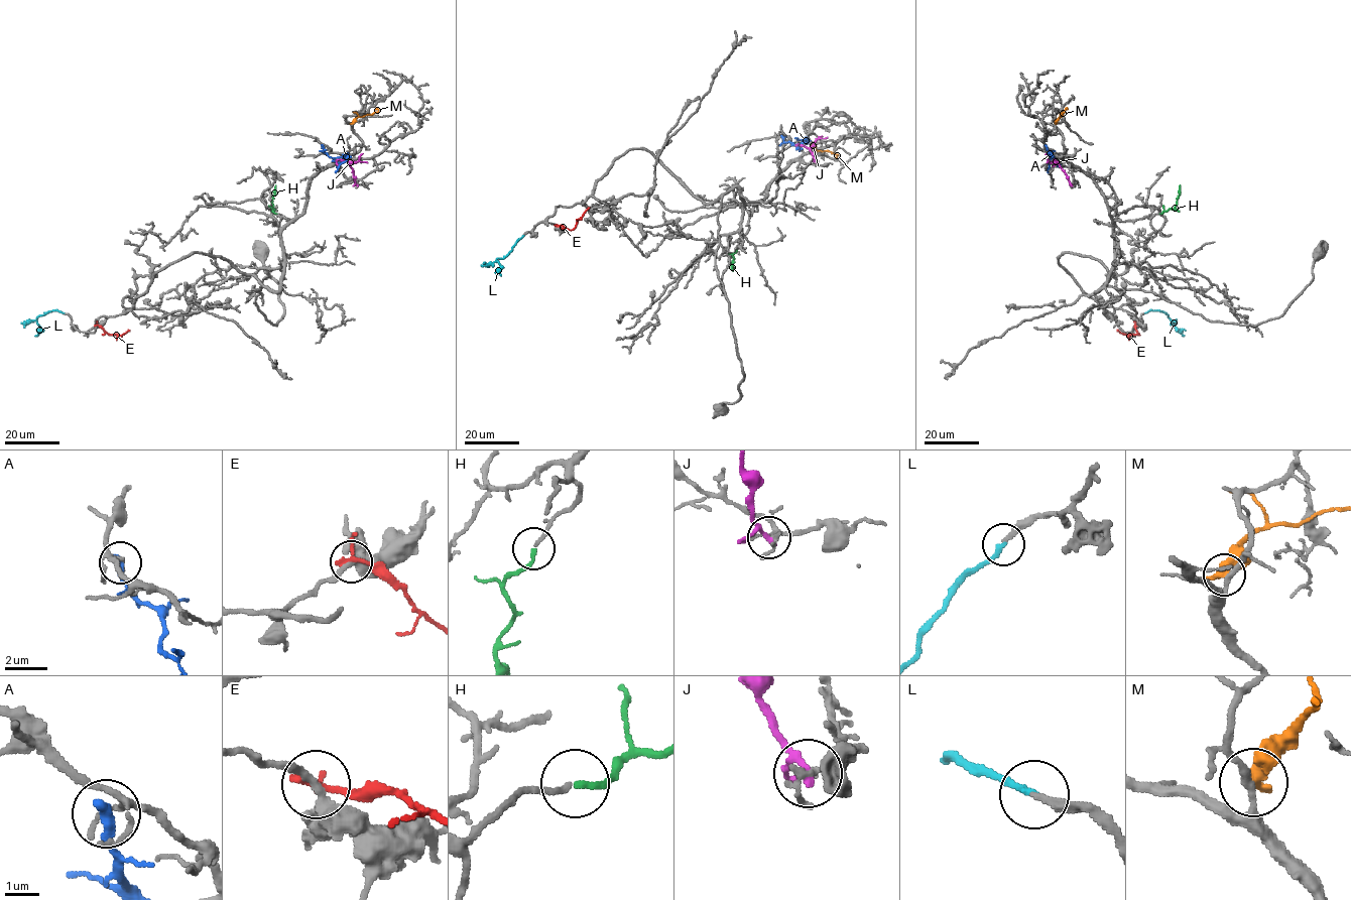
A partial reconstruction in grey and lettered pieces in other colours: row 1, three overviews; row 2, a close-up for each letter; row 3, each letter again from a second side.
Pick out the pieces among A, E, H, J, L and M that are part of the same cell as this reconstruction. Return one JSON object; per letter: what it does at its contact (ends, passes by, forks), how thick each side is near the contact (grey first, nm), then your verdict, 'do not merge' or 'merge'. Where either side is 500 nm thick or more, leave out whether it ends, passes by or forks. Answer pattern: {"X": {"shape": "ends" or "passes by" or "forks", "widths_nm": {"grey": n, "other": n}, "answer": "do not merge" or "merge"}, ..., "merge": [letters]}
{"A": {"shape": "ends", "widths_nm": {"grey": 170, "other": 440}, "answer": "do not merge"}, "E": {"shape": "passes by", "widths_nm": {"grey": 280, "other": 180}, "answer": "do not merge"}, "H": {"shape": "ends", "widths_nm": {"grey": 150, "other": 190}, "answer": "merge"}, "J": {"shape": "passes by", "widths_nm": {"grey": 160, "other": 180}, "answer": "do not merge"}, "L": {"shape": "ends", "widths_nm": {"grey": 200, "other": 200}, "answer": "merge"}, "M": {"widths_nm": {"grey": 220, "other": 500}, "answer": "do not merge"}, "merge": ["H", "L"]}

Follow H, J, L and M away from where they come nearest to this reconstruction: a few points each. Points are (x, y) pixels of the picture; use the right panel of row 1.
H: (1159, 214), (1175, 209), (1180, 185)
J: (1072, 185), (1054, 159), (1053, 166)
L: (1145, 312), (1163, 311), (1182, 336)
M: (1055, 123), (1067, 109)

